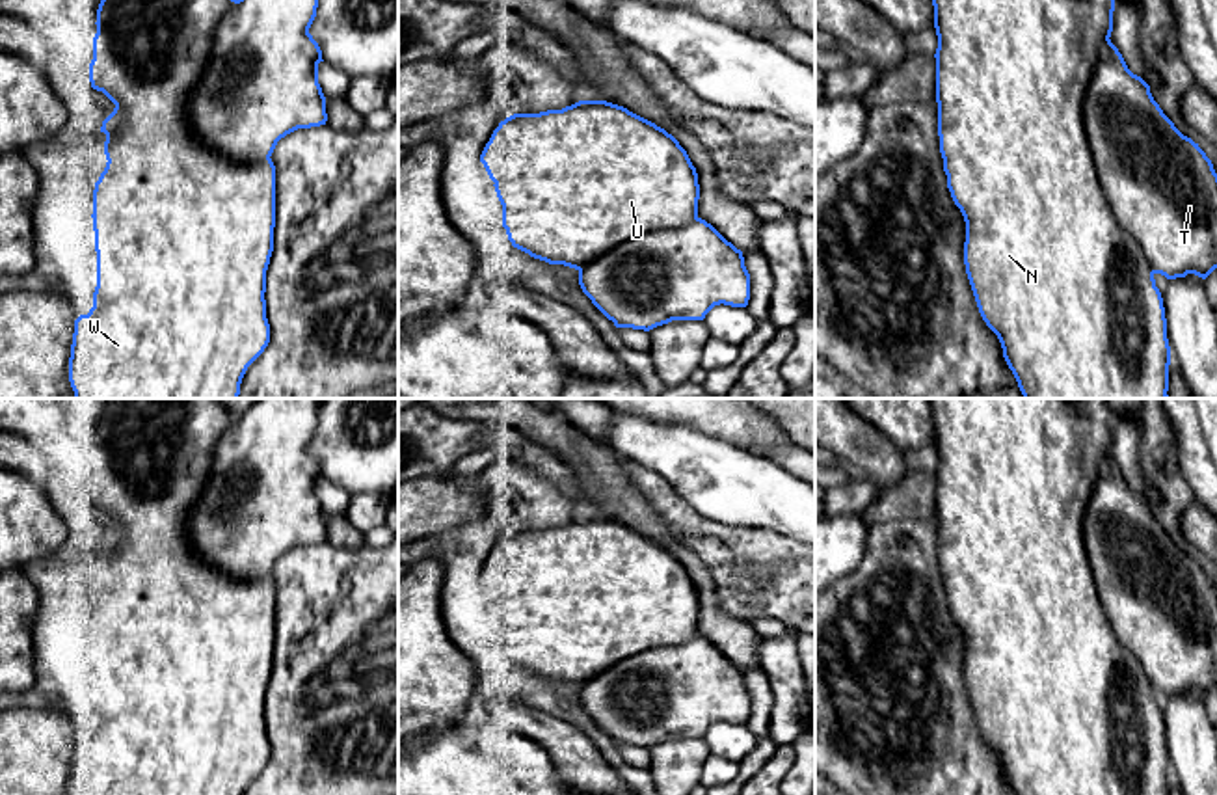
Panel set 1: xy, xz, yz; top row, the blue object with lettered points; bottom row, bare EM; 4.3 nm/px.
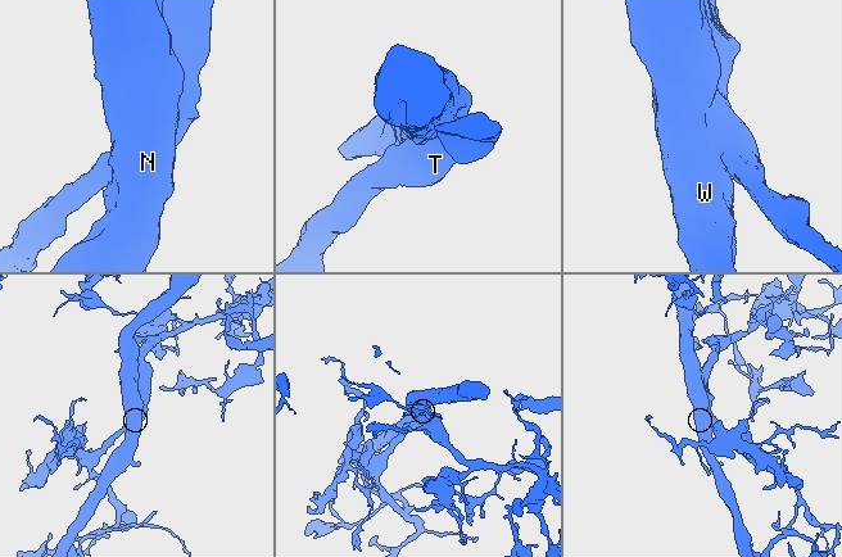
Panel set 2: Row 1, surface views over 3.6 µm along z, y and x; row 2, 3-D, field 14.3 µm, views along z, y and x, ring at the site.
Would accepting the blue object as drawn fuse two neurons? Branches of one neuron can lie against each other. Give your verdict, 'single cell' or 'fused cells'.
single cell

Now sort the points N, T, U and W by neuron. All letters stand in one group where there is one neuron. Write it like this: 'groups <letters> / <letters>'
groups N T U W

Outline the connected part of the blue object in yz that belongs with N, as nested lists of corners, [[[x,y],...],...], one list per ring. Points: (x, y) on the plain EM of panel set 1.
[[[930,398],[934,445],[938,452],[936,465],[936,519],[938,519],[938,553],[947,605],[955,622],[960,626],[966,639],[964,681],[966,691],[986,743],[997,752],[1003,775],[1014,795],[1169,795],[1170,763],[1167,756],[1167,735],[1156,691],[1167,696],[1185,694],[1195,691],[1206,696],[1217,685],[1217,590],[1211,577],[1191,555],[1184,553],[1174,540],[1163,531],[1150,510],[1150,503],[1133,492],[1118,465],[1111,460],[1115,415],[1107,398]]]

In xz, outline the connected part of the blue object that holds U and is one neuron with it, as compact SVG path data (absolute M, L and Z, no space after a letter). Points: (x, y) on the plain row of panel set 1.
M607 518L514 531L493 547L480 579L495 600L512 663L549 681L575 685L582 709L616 745L649 748L672 737L703 737L720 721L748 722L742 668L698 633L696 585L679 559L655 540Z

